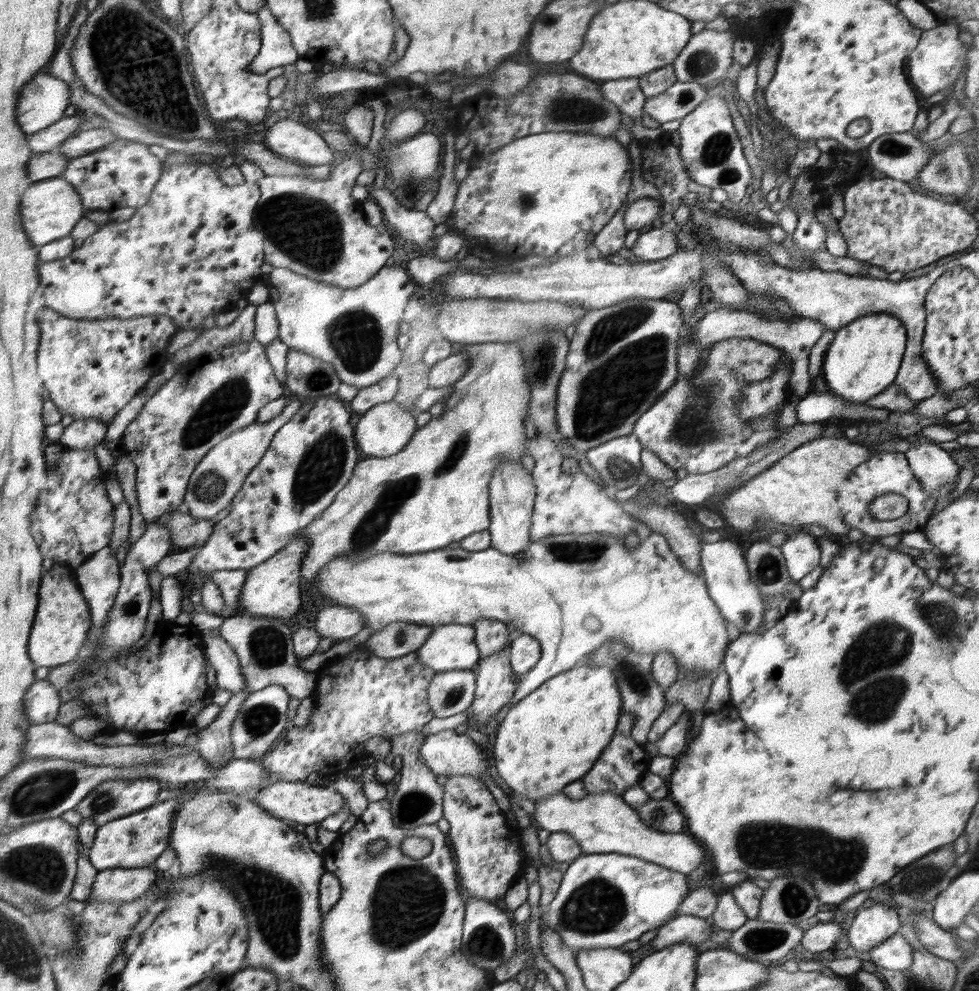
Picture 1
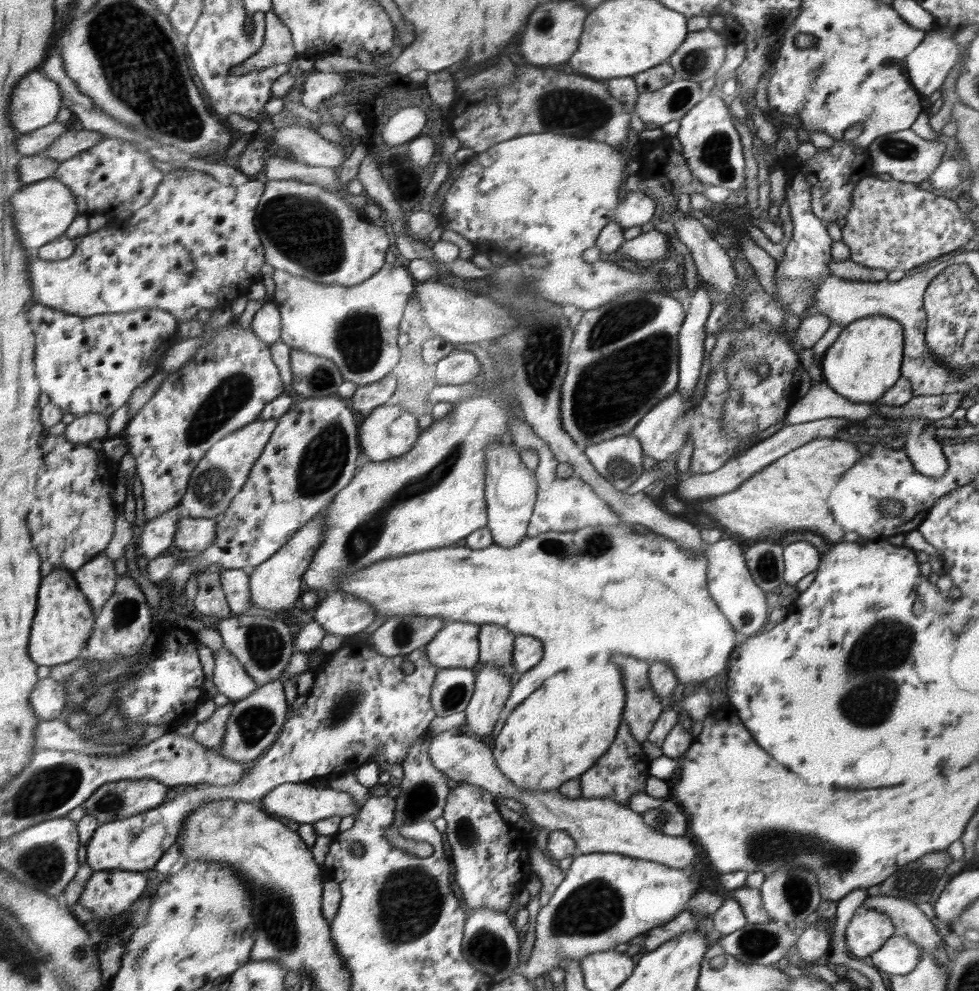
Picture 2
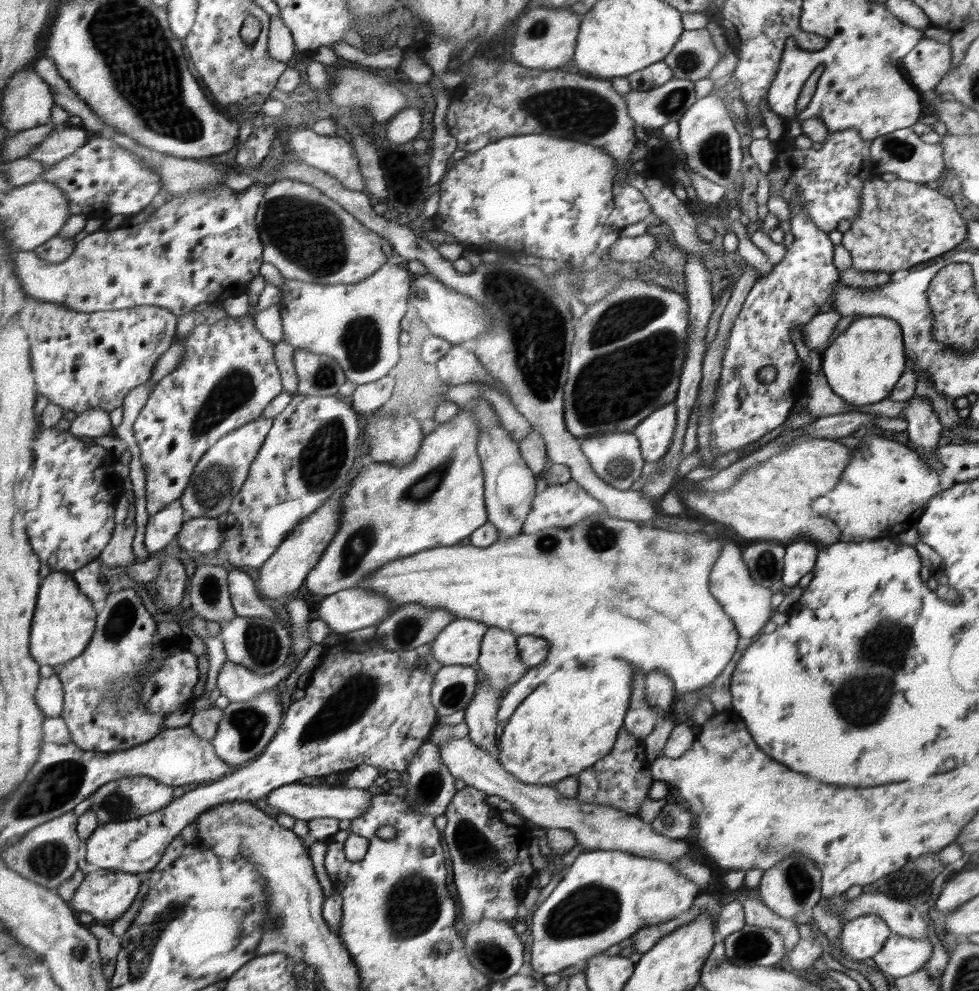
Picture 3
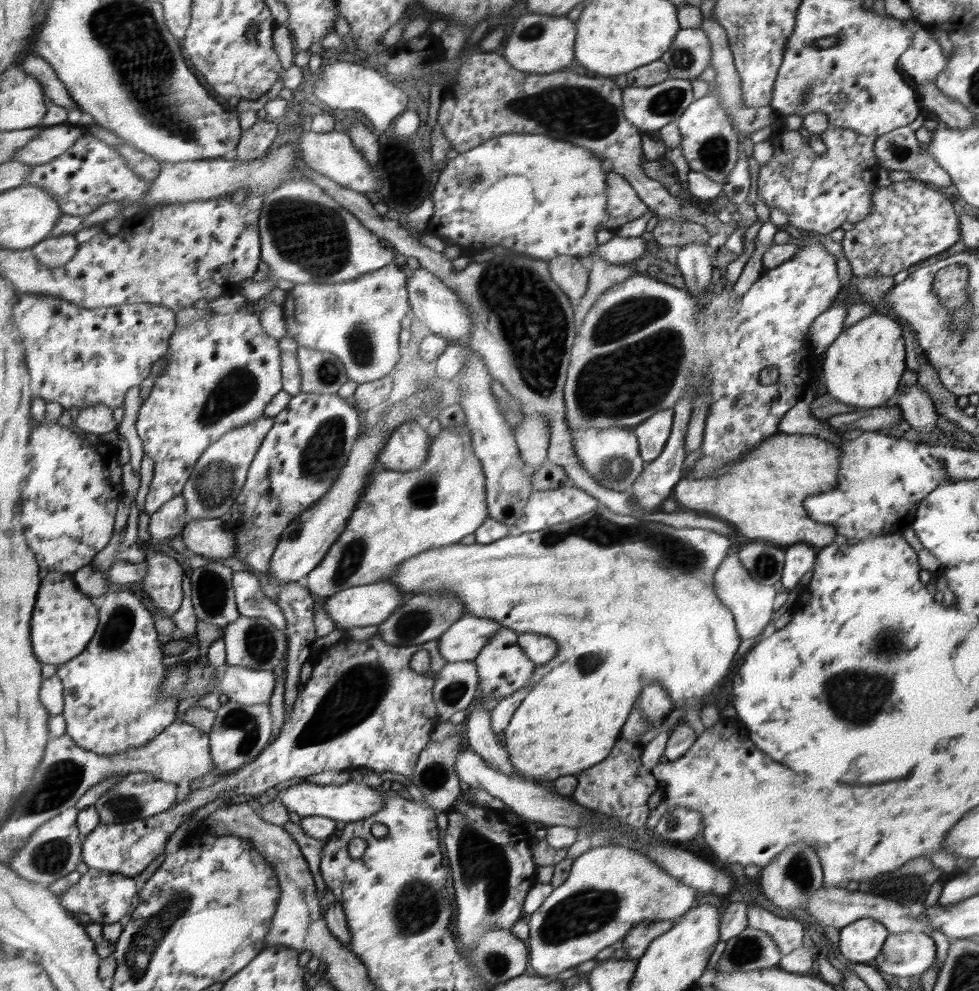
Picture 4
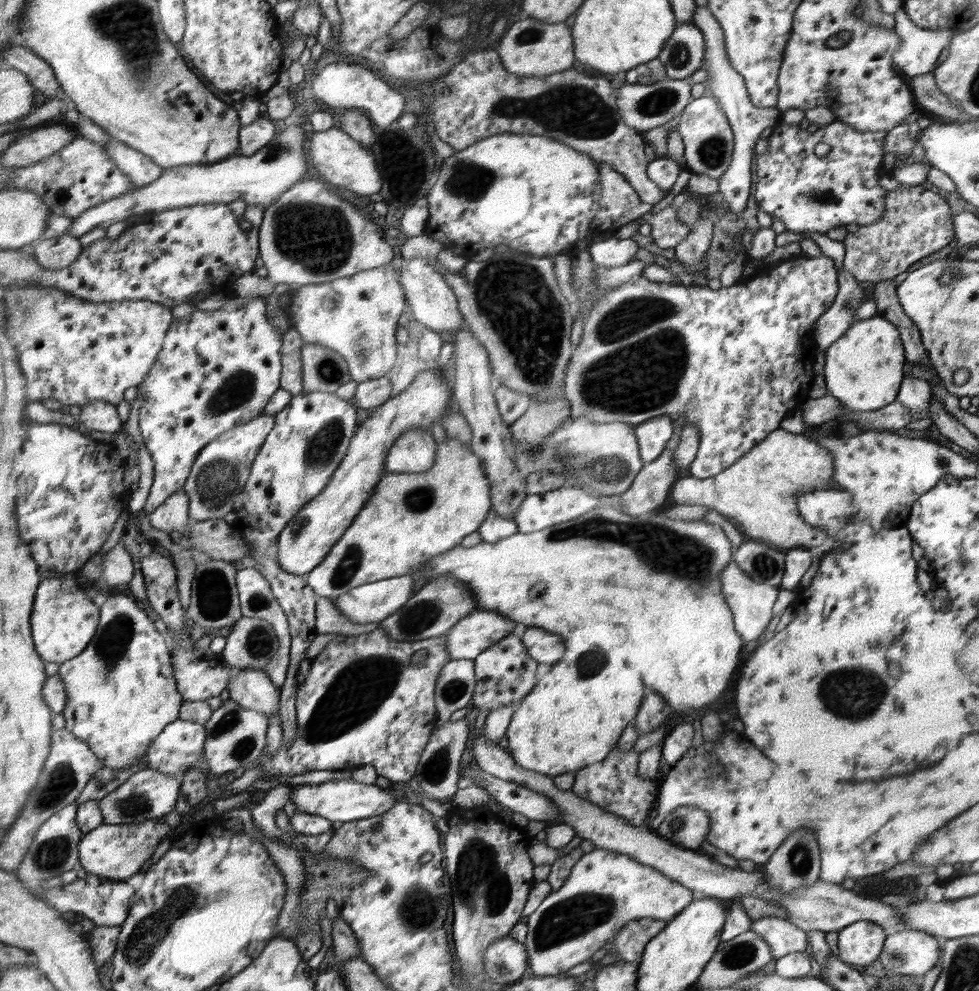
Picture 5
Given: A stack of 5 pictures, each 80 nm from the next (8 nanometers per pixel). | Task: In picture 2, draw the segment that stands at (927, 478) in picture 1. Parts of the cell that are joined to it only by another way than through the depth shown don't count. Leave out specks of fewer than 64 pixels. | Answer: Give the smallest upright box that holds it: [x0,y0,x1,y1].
[904,418,948,478]

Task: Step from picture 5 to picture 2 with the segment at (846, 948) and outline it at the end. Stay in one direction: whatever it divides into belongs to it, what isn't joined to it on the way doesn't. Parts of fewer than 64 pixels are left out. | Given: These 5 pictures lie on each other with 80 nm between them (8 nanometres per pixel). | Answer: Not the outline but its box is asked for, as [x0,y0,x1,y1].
[845,906,895,957]

